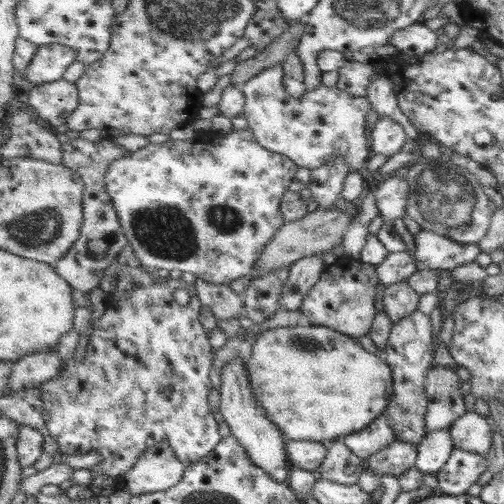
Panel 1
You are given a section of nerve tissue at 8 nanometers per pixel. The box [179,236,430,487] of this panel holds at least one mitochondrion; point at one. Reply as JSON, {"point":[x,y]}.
{"point":[302,344]}

